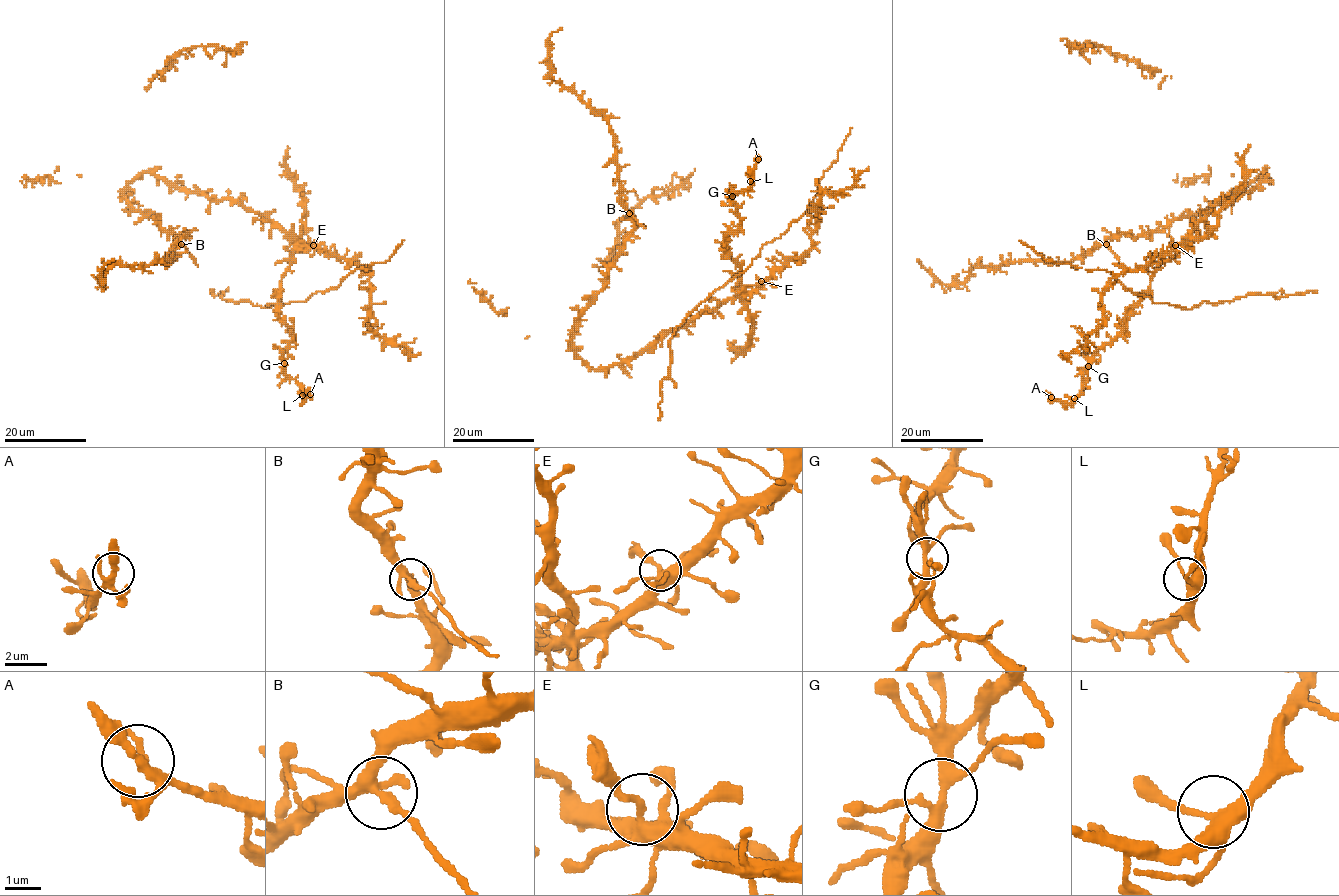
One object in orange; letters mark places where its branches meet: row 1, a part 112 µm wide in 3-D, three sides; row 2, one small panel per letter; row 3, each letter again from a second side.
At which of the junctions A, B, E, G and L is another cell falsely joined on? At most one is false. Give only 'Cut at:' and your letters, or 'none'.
Cut at: B

